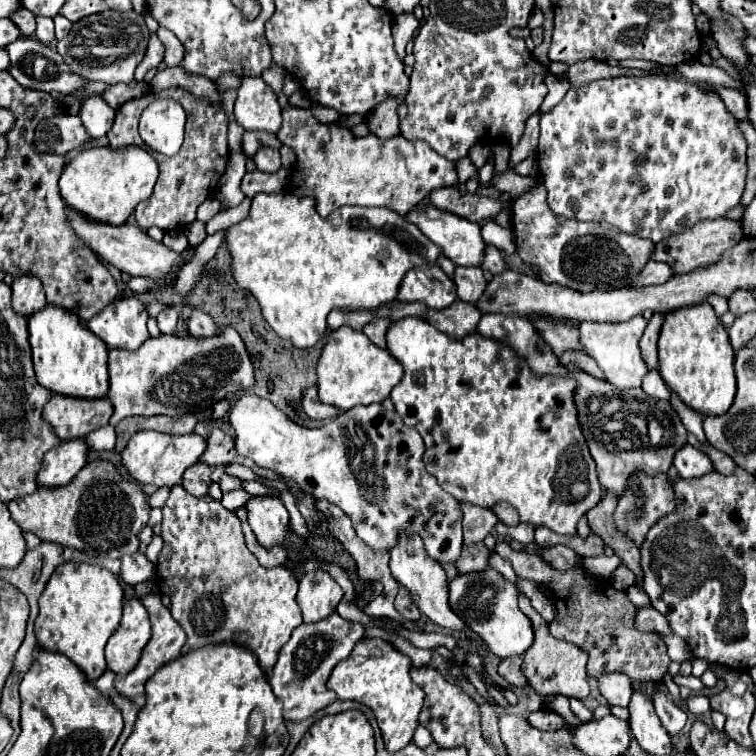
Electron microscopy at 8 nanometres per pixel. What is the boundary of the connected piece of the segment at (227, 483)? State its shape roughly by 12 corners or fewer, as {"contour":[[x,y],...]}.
{"contour":[[222,475],[218,481],[222,493],[242,487],[238,477]]}

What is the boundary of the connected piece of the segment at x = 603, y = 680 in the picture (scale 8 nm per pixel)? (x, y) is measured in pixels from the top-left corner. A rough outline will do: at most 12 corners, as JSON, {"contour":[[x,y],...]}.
{"contour":[[622,673],[596,679],[610,705],[628,707],[632,681]]}

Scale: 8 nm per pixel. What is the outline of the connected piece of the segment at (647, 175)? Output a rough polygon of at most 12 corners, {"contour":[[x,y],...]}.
{"contour":[[568,89],[536,161],[554,213],[658,243],[740,203],[716,93]]}

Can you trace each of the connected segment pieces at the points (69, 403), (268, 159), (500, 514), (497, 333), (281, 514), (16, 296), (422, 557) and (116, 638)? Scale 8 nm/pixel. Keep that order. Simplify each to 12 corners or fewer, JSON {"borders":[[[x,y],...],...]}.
{"borders":[[[52,395],[42,419],[60,441],[108,425],[108,399]],[[260,147],[254,159],[258,171],[276,173],[280,153],[272,147]],[[506,503],[492,505],[498,521],[516,527],[520,523],[518,511]],[[484,313],[478,333],[512,341],[534,373],[568,373],[524,315]],[[280,499],[246,503],[248,523],[262,547],[294,535]],[[18,277],[12,307],[30,317],[46,305],[36,277]],[[416,533],[390,549],[392,577],[436,625],[462,631],[448,579]],[[140,599],[124,603],[106,645],[108,669],[130,673],[150,639]]]}

